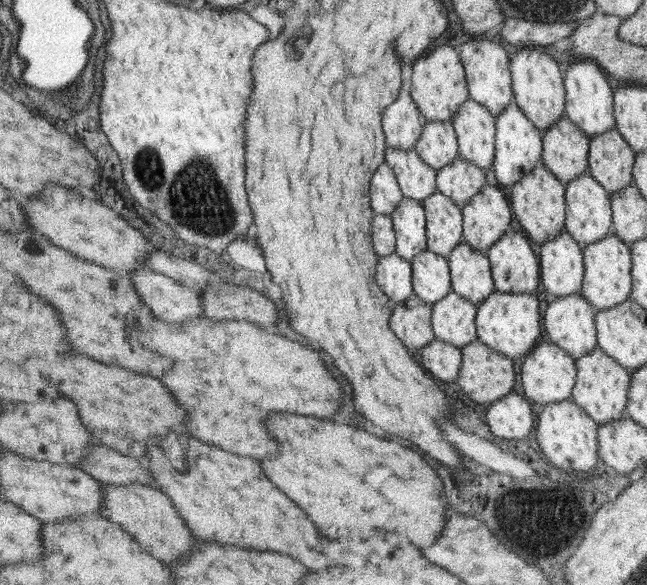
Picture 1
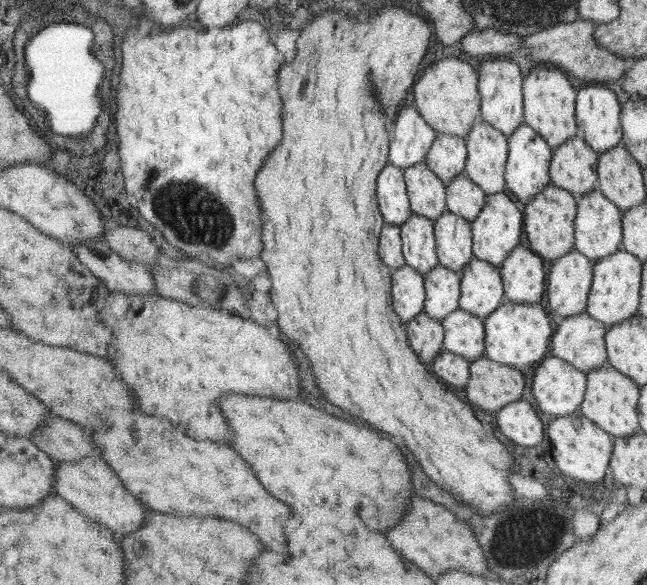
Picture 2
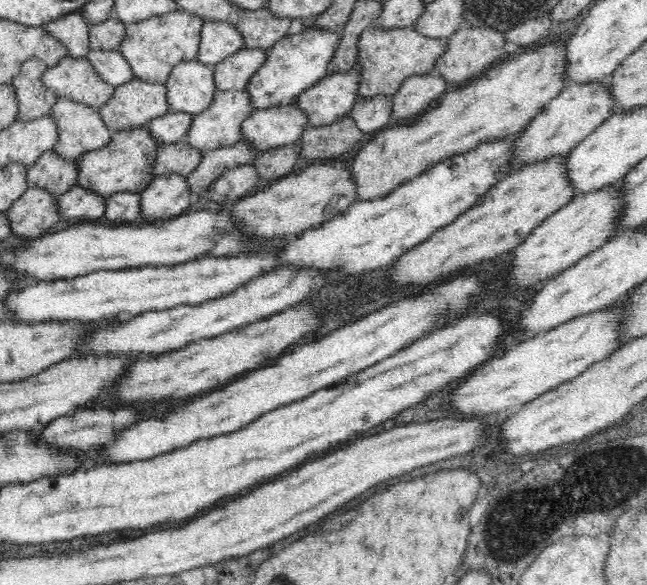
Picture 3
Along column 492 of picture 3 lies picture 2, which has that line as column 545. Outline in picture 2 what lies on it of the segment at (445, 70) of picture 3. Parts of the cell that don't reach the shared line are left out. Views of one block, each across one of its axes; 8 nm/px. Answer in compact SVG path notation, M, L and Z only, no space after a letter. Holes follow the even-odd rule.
M574 21L568 24L560 24L555 27L546 28L543 31L531 34L530 36L523 37L523 47L530 50L527 59L536 64L544 64L546 66L554 66L562 72L570 72L572 76L582 81L598 81L598 82L611 82L613 80L622 80L624 73L627 72L629 63L623 57L616 56L615 53L600 47L595 41L595 24L594 21Z

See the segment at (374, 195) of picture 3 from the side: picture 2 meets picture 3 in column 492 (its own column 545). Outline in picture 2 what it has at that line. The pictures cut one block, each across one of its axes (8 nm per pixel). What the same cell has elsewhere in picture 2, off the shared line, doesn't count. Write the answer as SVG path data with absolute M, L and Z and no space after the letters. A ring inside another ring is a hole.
M544 64L534 65L524 83L523 91L524 122L544 137L553 150L574 136L579 127L574 124L574 98L578 97L561 70L550 70L550 66Z

